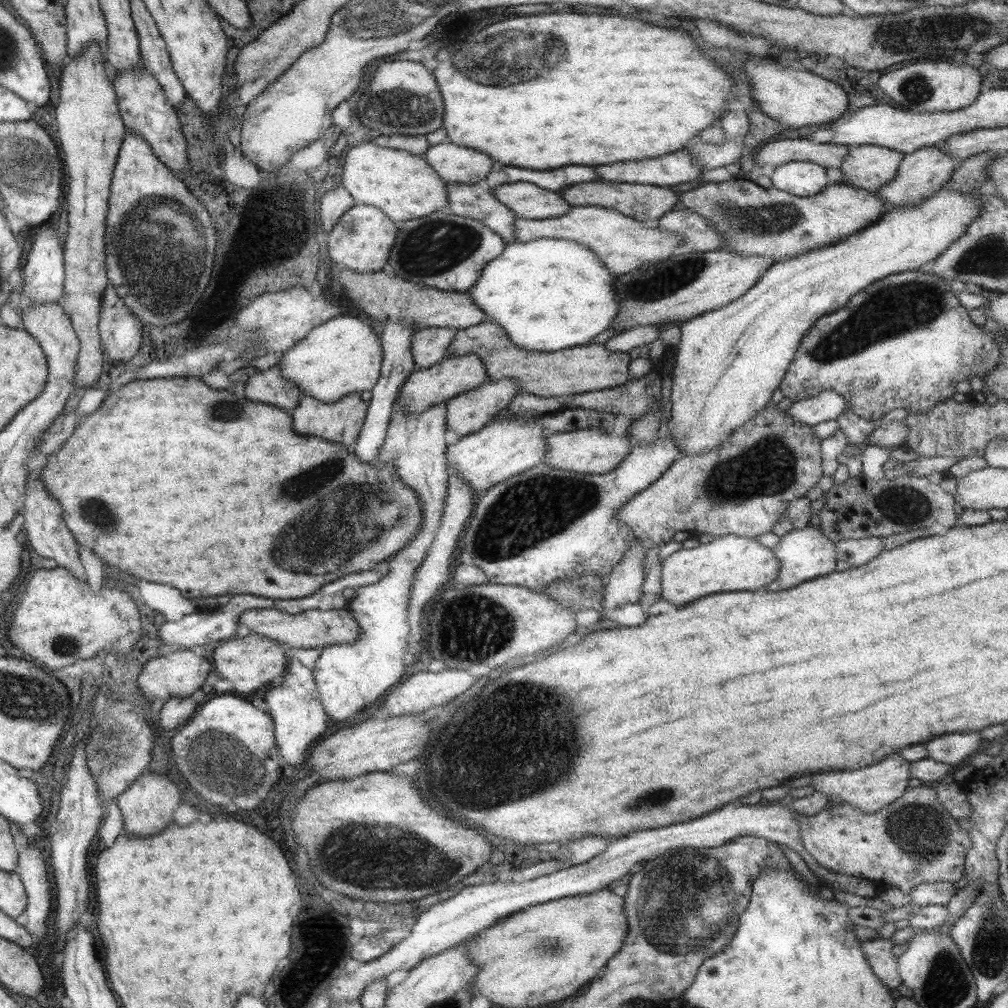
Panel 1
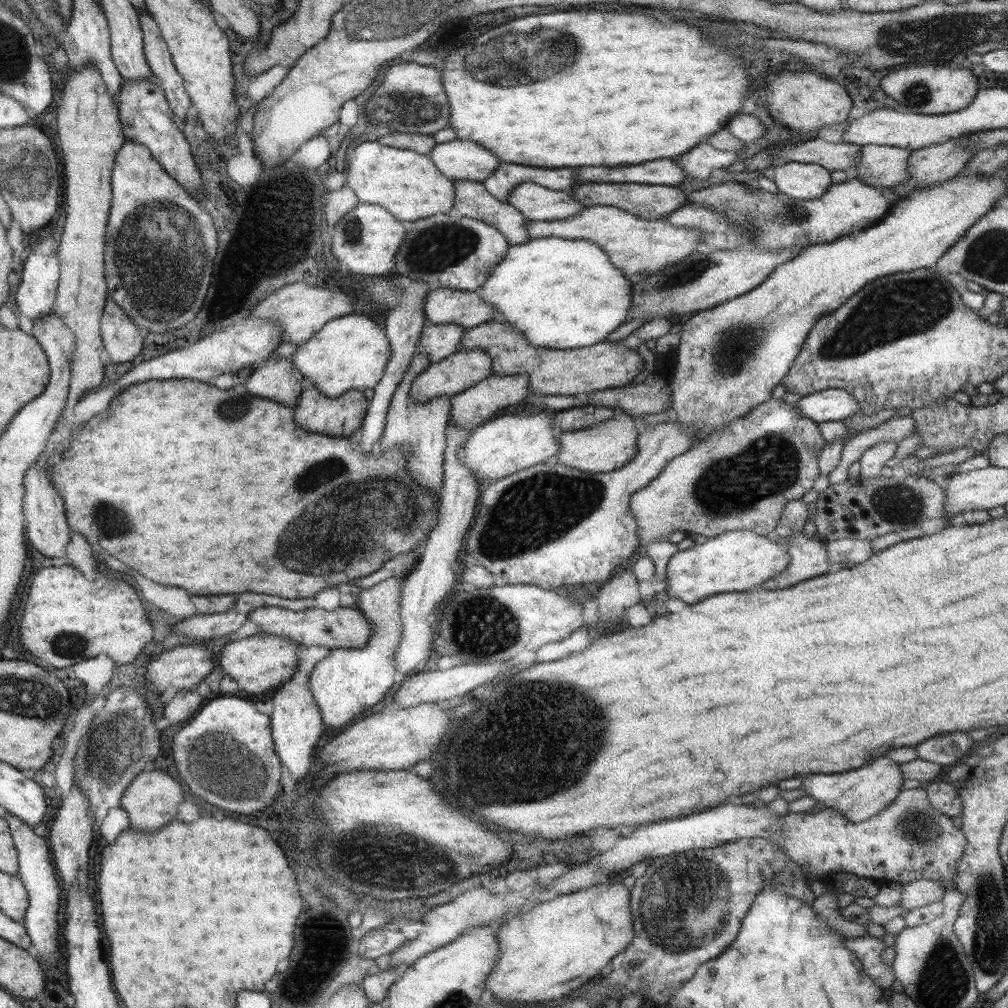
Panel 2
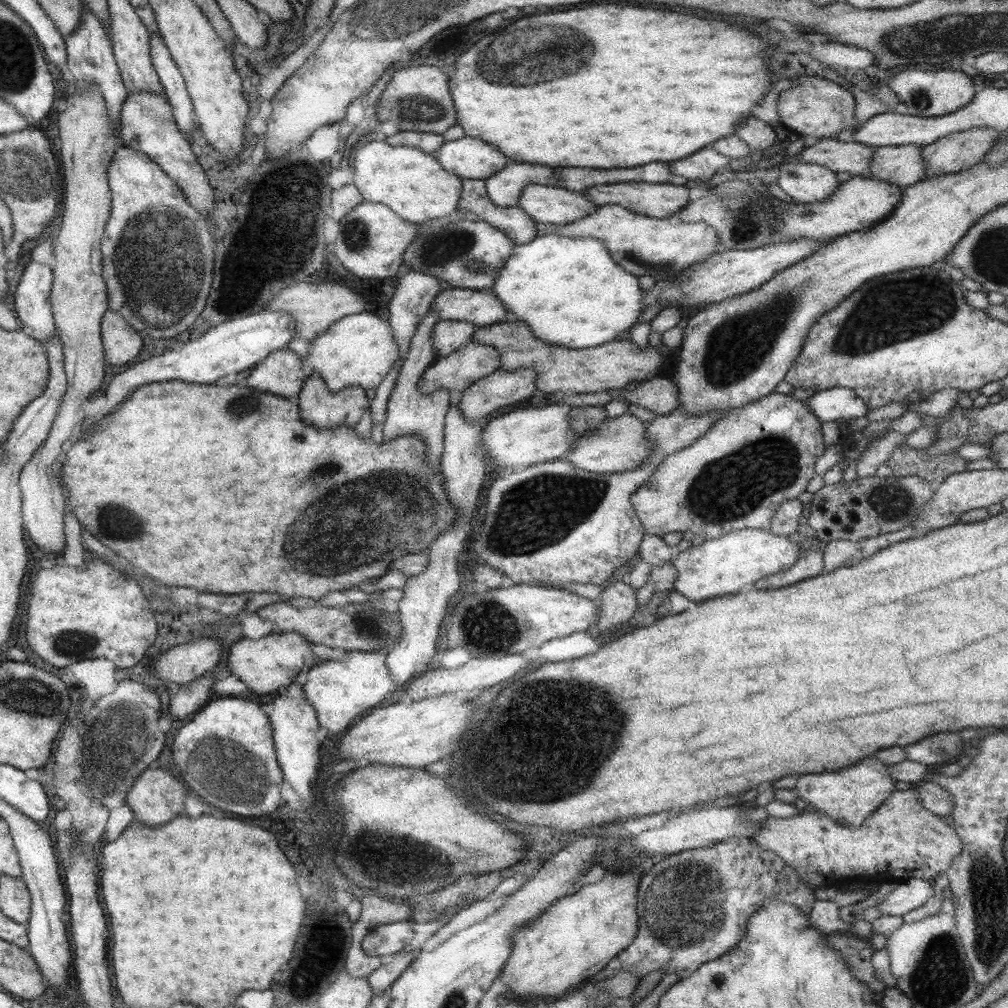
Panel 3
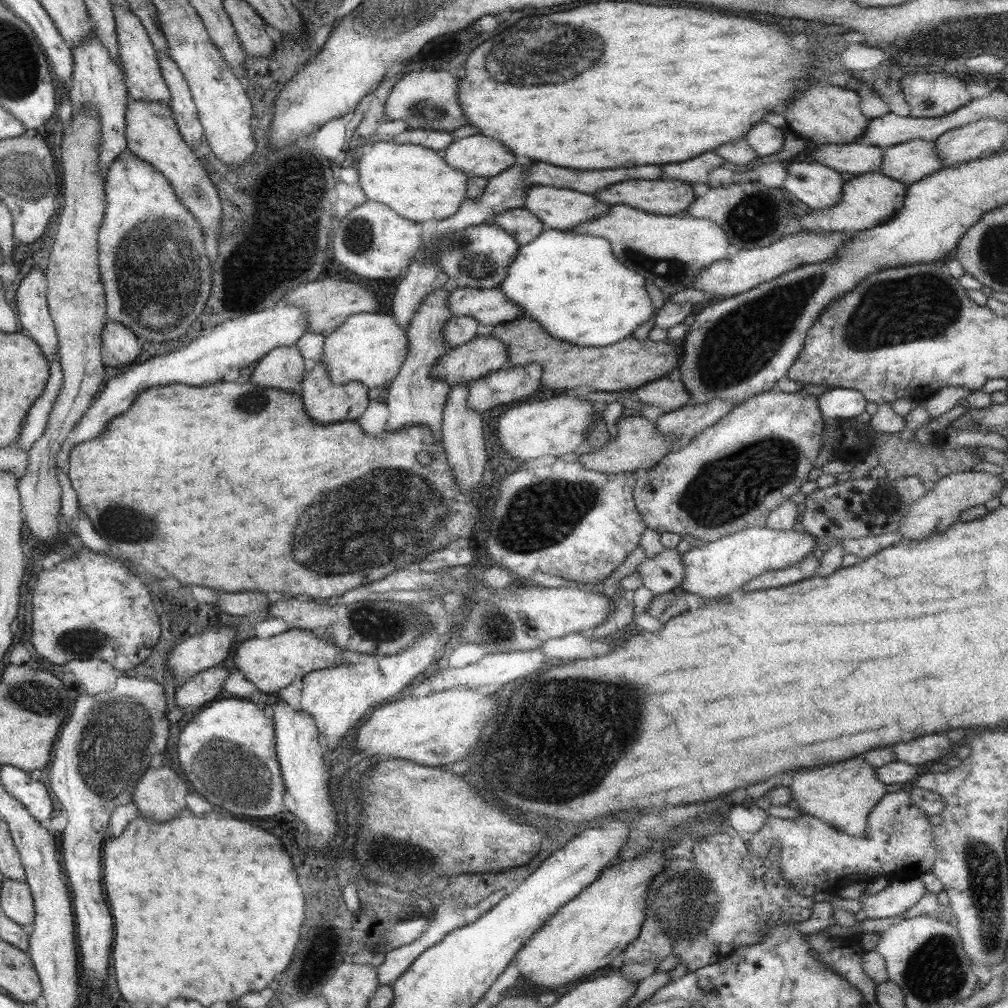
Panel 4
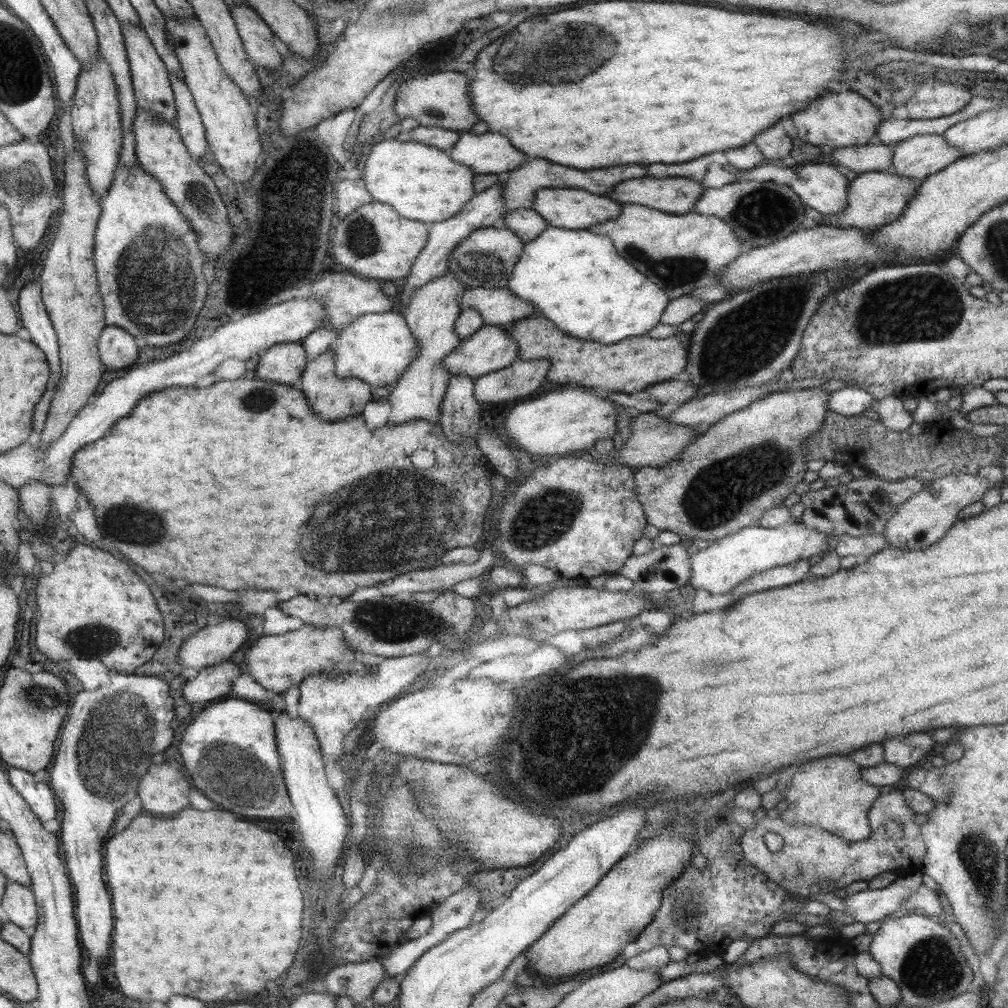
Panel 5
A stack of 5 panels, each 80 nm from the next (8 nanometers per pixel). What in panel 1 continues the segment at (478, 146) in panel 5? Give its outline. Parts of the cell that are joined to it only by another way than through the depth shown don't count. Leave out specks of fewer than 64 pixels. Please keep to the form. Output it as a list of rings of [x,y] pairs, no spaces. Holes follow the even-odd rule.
[[[446,141],[430,146],[423,157],[438,177],[449,184],[475,184],[485,180],[491,168],[491,160],[485,154]]]

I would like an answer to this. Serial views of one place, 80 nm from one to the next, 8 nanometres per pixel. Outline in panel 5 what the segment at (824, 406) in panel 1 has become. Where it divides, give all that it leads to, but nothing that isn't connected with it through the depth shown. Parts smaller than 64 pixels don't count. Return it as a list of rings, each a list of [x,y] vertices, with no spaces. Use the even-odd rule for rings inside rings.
[[[851,386],[830,392],[826,400],[828,412],[836,412],[843,416],[855,416],[861,414],[865,408],[875,409],[875,406],[877,400],[874,400],[866,390]]]

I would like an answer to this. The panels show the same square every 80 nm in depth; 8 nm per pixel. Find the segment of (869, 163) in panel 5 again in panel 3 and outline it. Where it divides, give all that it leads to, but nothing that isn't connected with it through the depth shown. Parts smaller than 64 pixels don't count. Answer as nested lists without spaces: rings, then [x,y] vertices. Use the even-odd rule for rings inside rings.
[[[823,138],[807,141],[803,150],[797,154],[797,159],[824,166],[835,173],[847,172],[868,176],[868,162],[873,152],[875,147],[850,139],[837,141],[834,138]]]

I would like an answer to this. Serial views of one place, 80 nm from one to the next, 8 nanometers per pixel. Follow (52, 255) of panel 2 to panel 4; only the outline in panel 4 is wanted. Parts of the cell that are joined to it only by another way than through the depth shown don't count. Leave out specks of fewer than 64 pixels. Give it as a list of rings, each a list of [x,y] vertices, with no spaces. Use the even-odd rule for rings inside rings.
[[[33,267],[33,270],[23,277],[19,283],[19,288],[16,290],[14,296],[16,306],[18,308],[17,316],[19,324],[24,330],[27,330],[29,338],[33,338],[37,342],[37,346],[41,348],[45,358],[50,361],[50,358],[58,353],[58,340],[56,337],[56,330],[53,326],[52,318],[50,317],[47,304],[46,304],[46,290],[47,279],[44,276],[44,268]]]

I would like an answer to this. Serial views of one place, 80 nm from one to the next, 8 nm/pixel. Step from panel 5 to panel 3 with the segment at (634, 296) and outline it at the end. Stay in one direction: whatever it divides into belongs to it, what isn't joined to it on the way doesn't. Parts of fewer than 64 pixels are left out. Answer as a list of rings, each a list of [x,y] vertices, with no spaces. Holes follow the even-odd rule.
[[[545,234],[537,235],[531,242],[527,244],[513,245],[511,247],[511,254],[504,262],[504,268],[499,271],[497,278],[492,282],[489,288],[484,291],[489,291],[497,297],[497,300],[504,306],[507,314],[510,317],[524,322],[531,330],[531,334],[534,334],[535,338],[546,342],[547,344],[555,344],[557,346],[565,346],[573,349],[589,349],[590,347],[599,346],[606,342],[612,341],[622,331],[635,324],[637,317],[642,310],[641,304],[639,304],[642,296],[642,290],[637,286],[637,276],[623,270],[607,252],[606,246],[599,242],[596,238],[567,238],[565,236],[559,236],[558,234]]]

